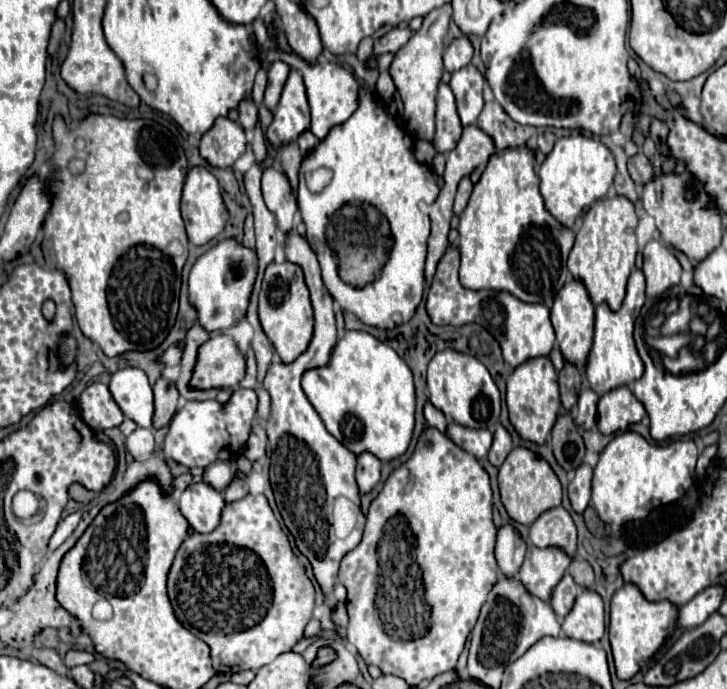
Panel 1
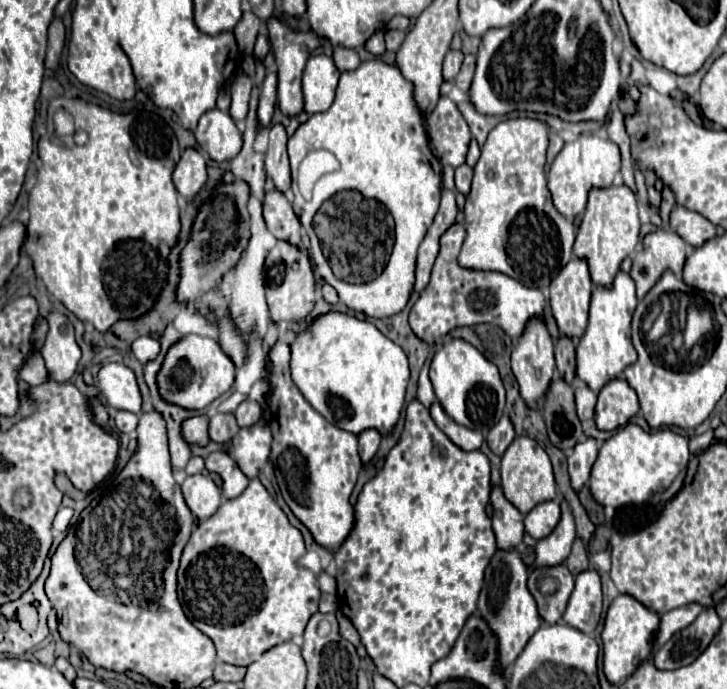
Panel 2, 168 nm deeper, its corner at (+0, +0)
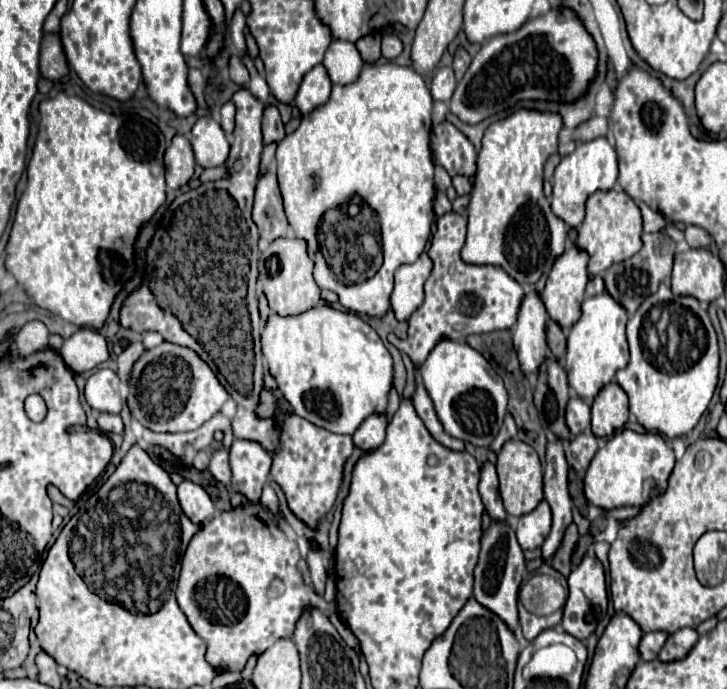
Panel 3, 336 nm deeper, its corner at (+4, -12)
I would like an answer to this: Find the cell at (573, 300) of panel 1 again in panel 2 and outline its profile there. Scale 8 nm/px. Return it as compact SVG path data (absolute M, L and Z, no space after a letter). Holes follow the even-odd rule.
M584 258L570 260L550 284L550 306L562 334L580 338L588 324L592 280Z

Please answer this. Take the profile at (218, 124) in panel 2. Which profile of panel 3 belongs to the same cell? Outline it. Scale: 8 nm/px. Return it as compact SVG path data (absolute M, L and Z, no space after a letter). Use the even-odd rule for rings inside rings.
M202 116L192 128L192 148L196 162L202 168L222 166L228 160L230 144L224 136L222 126L212 116Z

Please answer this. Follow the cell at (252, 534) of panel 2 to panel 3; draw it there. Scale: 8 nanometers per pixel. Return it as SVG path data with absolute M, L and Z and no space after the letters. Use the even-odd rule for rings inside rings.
M260 502L248 504L244 508L234 508L228 512L218 512L208 524L204 524L194 534L182 558L176 598L192 630L208 644L206 660L212 668L224 672L244 670L250 656L260 656L272 644L276 644L276 640L292 638L296 620L300 620L304 608L320 608L328 615L337 611L335 601L325 601L304 582L298 562L300 562L298 544L290 540L284 534L284 530L280 530L274 514L270 514ZM272 582L282 584L282 594L278 594L276 598L268 596L268 588Z

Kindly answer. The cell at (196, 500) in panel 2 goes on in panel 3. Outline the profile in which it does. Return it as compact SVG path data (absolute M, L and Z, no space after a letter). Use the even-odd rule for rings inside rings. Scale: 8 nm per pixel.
M190 480L178 486L178 500L184 514L198 526L206 524L214 514L214 502L210 500L208 492Z

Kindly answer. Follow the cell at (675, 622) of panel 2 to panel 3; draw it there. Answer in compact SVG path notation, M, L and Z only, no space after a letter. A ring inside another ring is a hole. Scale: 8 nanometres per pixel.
M648 632L648 634L644 634L644 638L640 642L640 656L642 656L642 660L646 660L646 662L656 660L658 652L664 646L666 640L668 640L666 632Z

